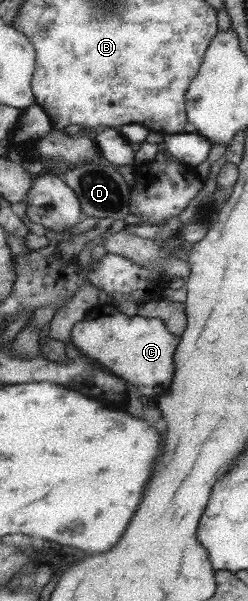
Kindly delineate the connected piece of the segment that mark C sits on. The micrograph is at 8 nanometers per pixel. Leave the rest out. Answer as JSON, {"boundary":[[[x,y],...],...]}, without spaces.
{"boundary":[[[110,314],[110,316],[101,315],[91,320],[81,319],[76,322],[70,330],[70,342],[80,350],[81,354],[86,354],[93,362],[101,366],[106,366],[112,374],[118,378],[130,382],[136,386],[137,391],[150,398],[152,395],[165,392],[174,376],[174,354],[175,348],[179,344],[179,336],[167,331],[166,325],[159,318],[148,318],[138,314],[126,316],[124,314]]]}

